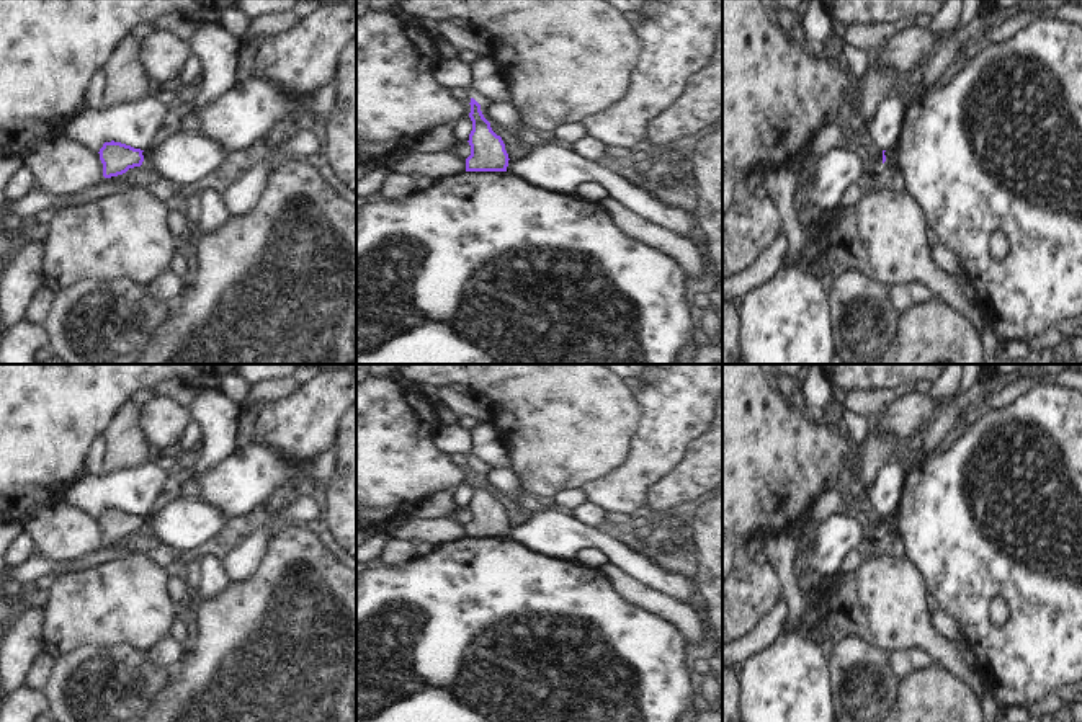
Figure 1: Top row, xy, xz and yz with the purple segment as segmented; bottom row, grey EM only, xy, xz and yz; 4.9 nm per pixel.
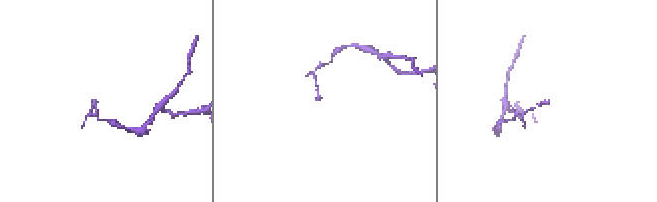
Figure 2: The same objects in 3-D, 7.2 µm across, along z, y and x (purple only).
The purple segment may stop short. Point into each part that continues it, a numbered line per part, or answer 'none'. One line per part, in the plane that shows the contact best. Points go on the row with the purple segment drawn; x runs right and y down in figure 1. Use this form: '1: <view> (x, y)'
none

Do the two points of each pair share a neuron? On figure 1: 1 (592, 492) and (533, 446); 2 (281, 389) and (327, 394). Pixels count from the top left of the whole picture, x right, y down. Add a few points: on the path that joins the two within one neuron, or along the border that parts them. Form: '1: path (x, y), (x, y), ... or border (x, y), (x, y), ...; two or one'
1: border (615, 466), (579, 487); two
2: border (299, 384), (283, 396), (255, 402); two

